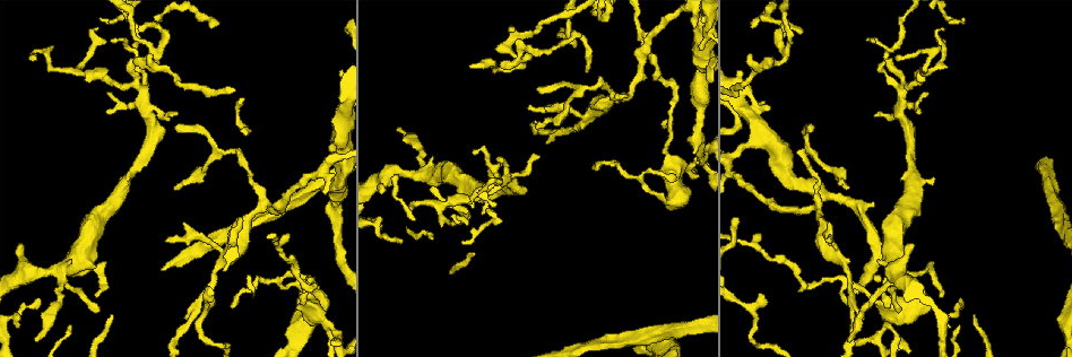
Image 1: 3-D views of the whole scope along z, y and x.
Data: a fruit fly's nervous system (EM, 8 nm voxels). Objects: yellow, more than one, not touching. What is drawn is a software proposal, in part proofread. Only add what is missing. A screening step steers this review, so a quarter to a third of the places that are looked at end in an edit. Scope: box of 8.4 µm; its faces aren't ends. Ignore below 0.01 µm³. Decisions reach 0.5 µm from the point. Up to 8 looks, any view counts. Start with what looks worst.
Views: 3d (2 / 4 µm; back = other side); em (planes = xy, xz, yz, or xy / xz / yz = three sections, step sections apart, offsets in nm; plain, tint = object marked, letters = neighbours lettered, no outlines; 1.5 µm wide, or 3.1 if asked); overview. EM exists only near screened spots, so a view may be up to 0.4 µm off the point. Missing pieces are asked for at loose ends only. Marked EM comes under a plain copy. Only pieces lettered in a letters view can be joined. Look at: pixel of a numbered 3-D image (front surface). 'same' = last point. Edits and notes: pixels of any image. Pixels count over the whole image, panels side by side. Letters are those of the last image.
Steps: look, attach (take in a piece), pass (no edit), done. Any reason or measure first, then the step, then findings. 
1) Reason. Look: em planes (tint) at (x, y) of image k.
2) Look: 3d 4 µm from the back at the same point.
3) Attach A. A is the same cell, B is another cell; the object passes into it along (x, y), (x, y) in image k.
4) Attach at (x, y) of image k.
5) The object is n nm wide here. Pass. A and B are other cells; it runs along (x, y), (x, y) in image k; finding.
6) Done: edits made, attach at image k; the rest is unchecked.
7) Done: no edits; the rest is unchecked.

Thin end. Look: em planes (tint) at (332, 342) of image 1.

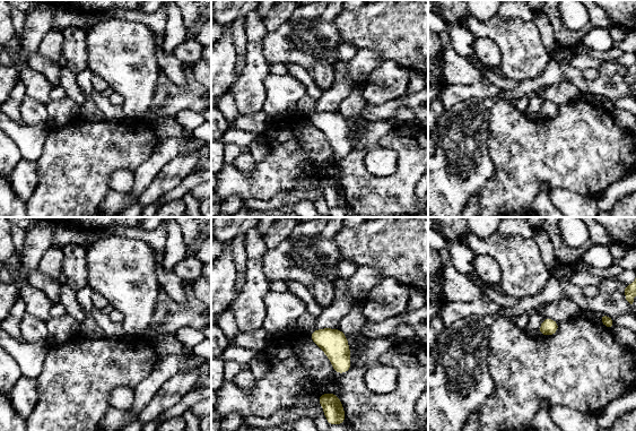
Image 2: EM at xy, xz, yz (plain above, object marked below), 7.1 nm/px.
Look: em planes (letters) at the same point.

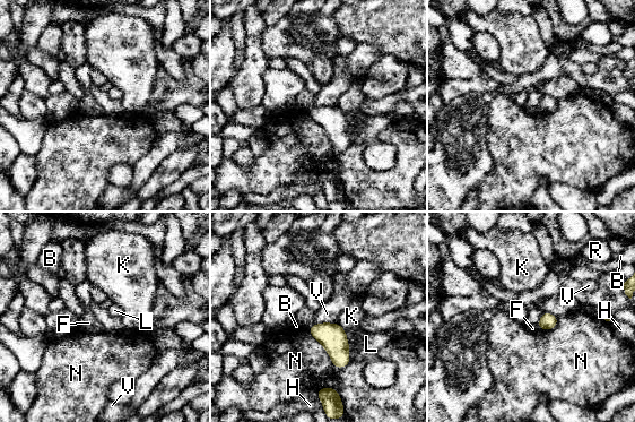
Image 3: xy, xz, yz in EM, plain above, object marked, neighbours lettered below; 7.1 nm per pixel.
Pass. B, F, H, K, L, N, R and V are other cells; a border runs along (315, 390), (333, 387), (344, 407) in image 3; none of them fits.

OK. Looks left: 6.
Branch stops here. Look: em planes (letters) at (594, 169) of image 1.

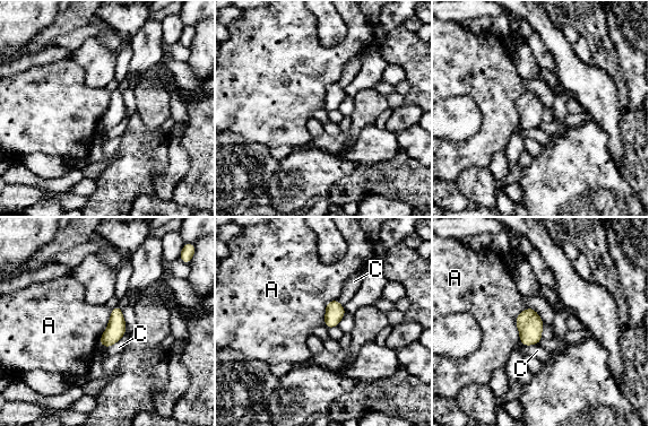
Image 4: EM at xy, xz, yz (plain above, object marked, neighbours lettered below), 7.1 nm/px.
Attach C. C is the same cell, A is another cell; it goes on there.

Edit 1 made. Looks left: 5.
Free end. Look: em yz step 4 (letters) at (143, 27) of image 1.

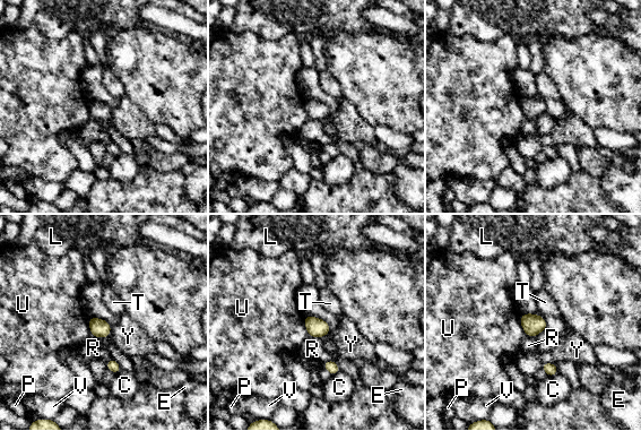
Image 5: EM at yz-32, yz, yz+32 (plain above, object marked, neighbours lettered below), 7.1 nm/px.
Look: em planes (letters) at the same point.

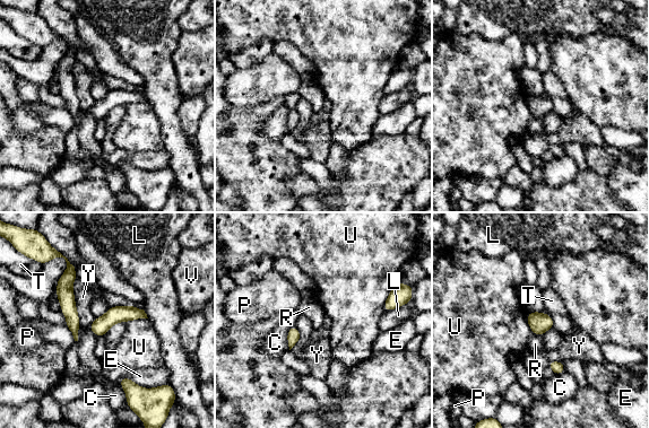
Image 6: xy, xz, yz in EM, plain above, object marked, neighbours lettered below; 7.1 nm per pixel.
The object is 120 nm wide here. Pass. C, E, L, P, R, T, U, V and Y are other cells; it runs along (143, 315), (114, 314), (93, 328) in image 6; no lettered piece goes on from it.

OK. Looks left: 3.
Done: edits made, attach at image 4; the rest is unchecked.

